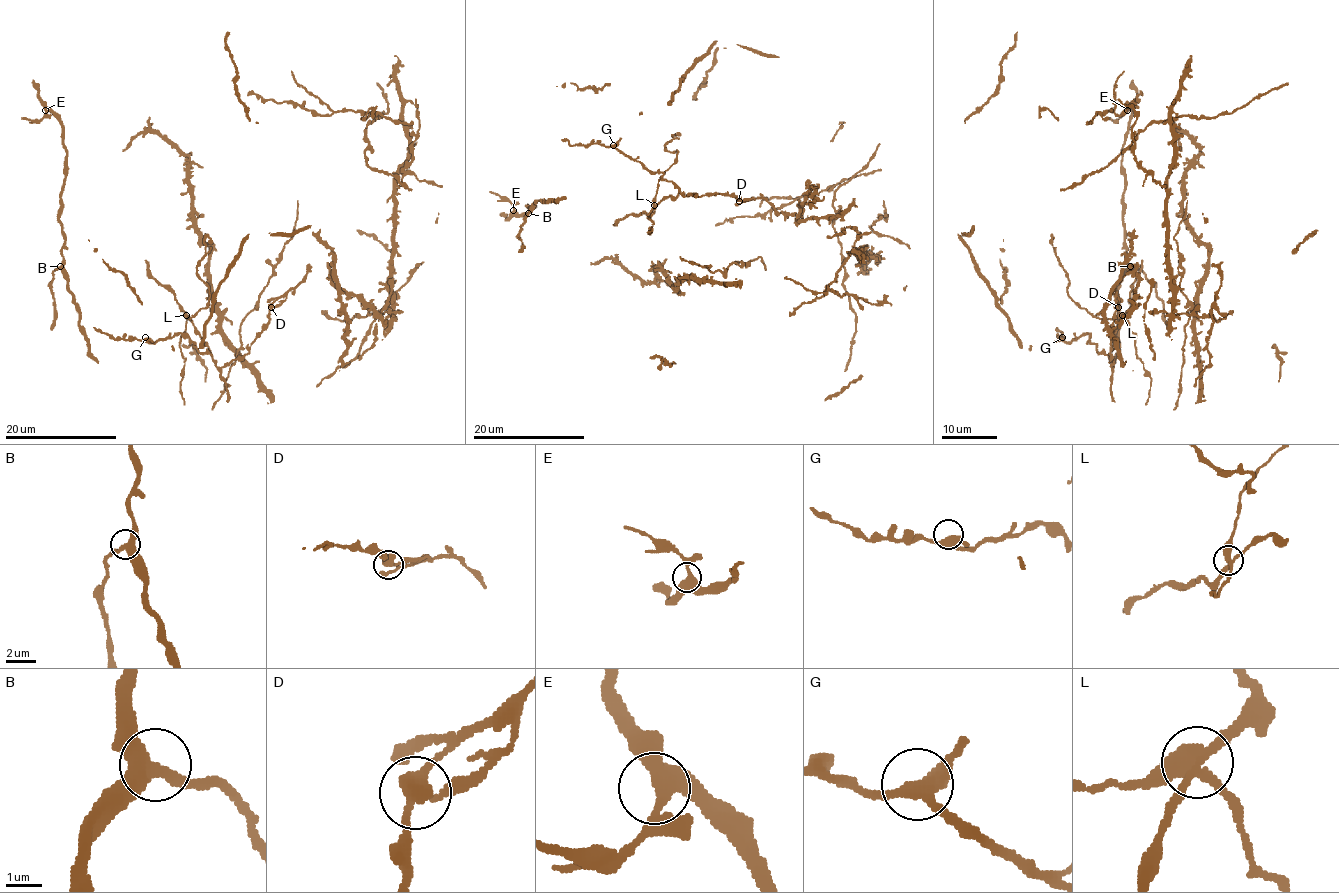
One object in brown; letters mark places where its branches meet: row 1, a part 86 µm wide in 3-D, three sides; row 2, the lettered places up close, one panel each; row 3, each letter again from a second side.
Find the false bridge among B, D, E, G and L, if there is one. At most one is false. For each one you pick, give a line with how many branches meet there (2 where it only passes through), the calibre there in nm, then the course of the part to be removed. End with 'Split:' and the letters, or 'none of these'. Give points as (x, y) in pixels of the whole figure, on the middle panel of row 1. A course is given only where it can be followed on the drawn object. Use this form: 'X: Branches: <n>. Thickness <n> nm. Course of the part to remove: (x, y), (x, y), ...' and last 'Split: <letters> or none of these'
L: Branches: 4. Thickness 360 nm. Course of the part to remove: (654, 205), (659, 178), (676, 159), (677, 152), (669, 152), (665, 145), (673, 138), (672, 135), (679, 134)
Split: L

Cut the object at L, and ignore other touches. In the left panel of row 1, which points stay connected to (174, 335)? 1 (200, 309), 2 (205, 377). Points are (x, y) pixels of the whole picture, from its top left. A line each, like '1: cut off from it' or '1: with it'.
1: cut off from it
2: with it

